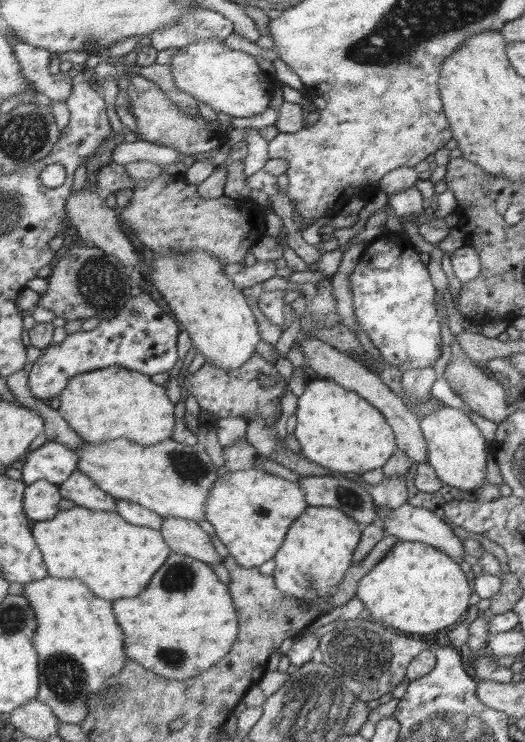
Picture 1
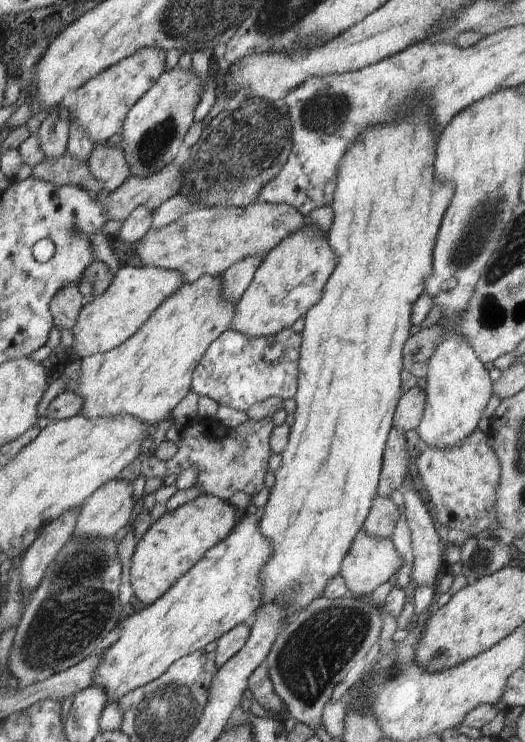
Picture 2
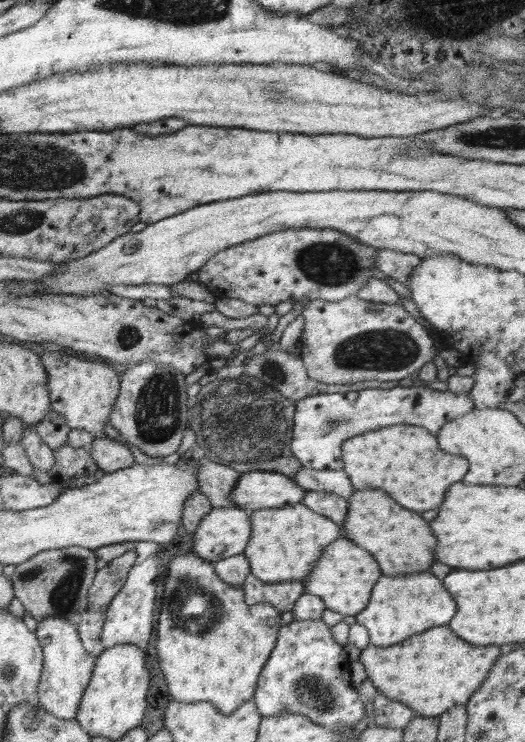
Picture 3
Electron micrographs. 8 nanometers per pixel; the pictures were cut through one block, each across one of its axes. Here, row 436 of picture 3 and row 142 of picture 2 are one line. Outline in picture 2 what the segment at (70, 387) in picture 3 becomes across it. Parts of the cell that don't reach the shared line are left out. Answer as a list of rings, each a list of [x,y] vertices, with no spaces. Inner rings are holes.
[[[142,48],[118,64],[106,68],[77,90],[76,102],[67,108],[69,122],[76,122],[80,128],[84,128],[96,146],[106,143],[112,136],[119,134],[128,110],[160,79],[166,70],[165,64],[164,51]]]

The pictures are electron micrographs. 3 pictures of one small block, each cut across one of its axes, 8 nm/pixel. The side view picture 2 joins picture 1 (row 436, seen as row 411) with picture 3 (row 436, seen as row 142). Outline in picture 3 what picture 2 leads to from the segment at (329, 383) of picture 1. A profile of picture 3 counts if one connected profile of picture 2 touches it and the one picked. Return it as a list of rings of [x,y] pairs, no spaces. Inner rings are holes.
[[[390,426],[370,432],[364,432],[352,439],[344,440],[341,444],[341,459],[344,465],[343,471],[349,476],[354,489],[358,490],[380,490],[390,494],[402,508],[424,512],[430,508],[436,508],[444,500],[444,492],[450,484],[460,482],[468,472],[469,462],[463,456],[449,455],[441,448],[437,436],[432,436],[428,430],[421,427]]]

